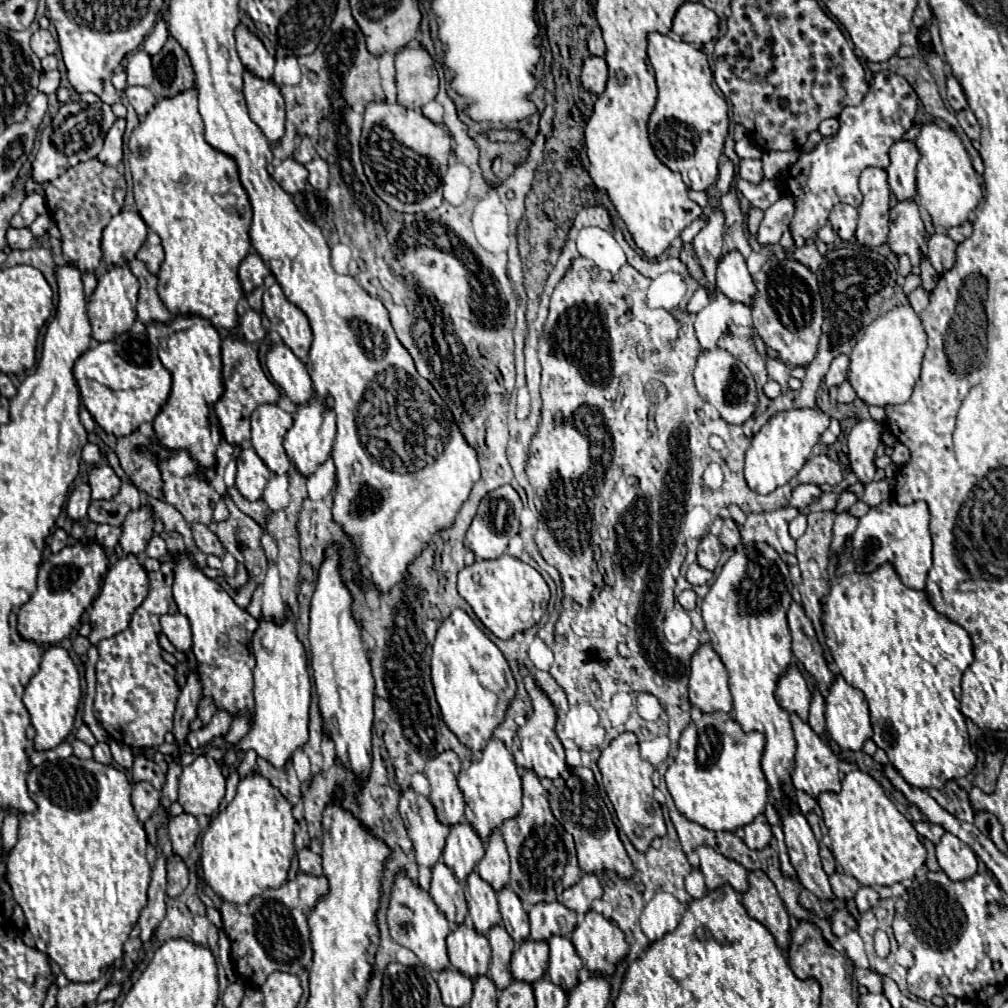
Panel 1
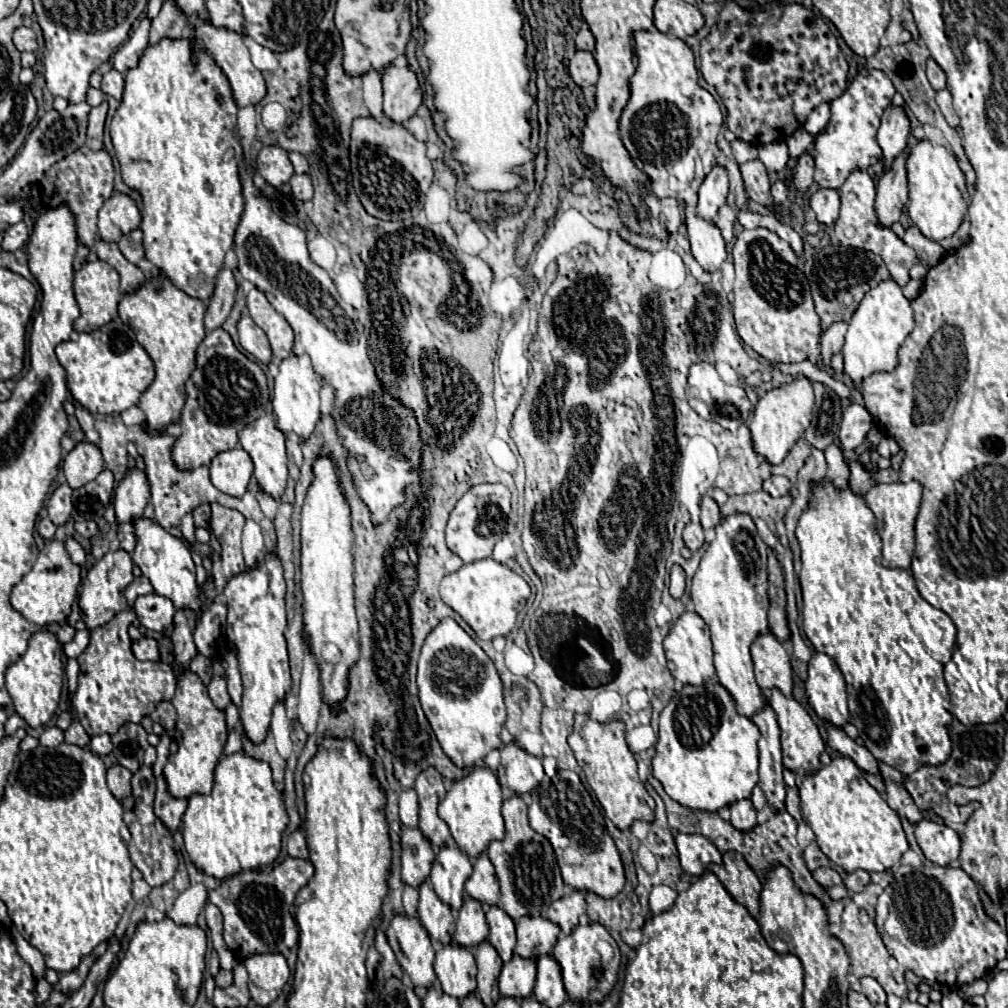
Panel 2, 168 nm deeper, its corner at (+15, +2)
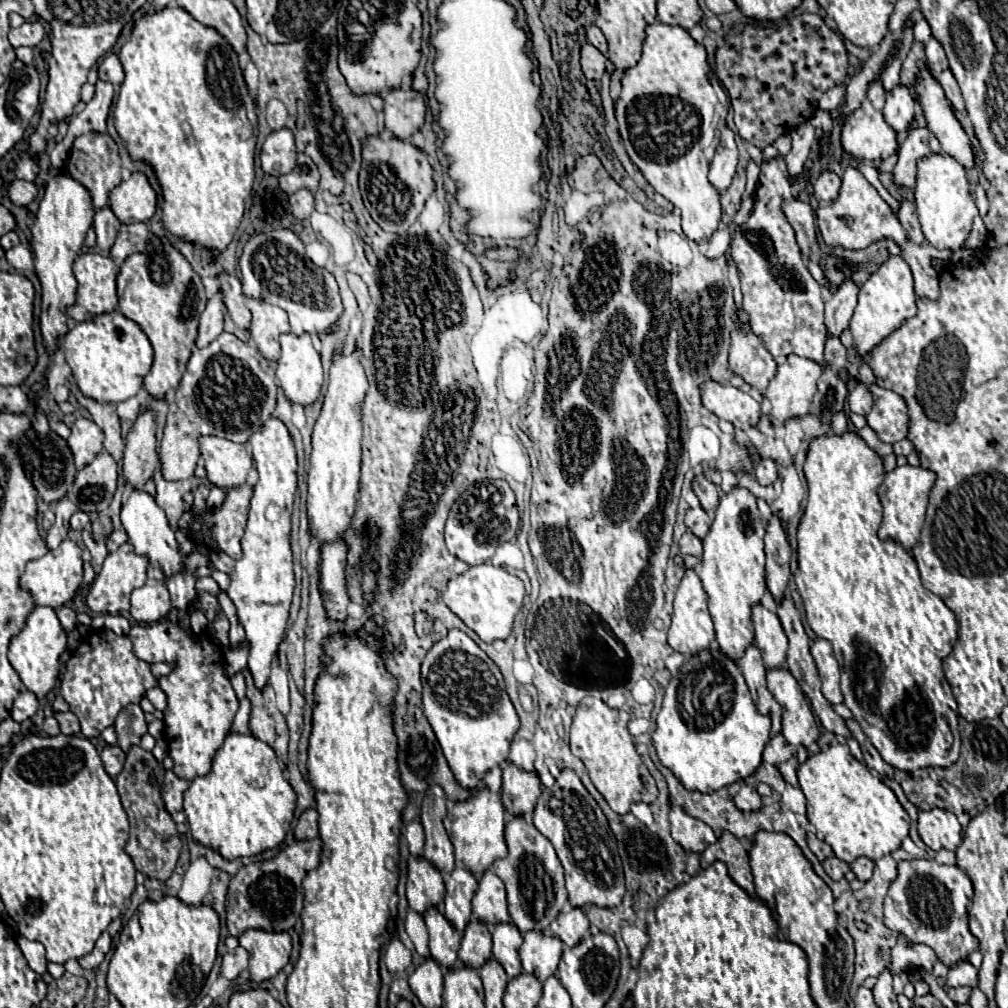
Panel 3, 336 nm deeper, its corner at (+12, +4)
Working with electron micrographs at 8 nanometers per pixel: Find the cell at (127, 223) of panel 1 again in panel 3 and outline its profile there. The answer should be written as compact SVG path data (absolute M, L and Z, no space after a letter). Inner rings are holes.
M134 173L128 181L122 181L118 187L112 189L108 205L120 219L120 223L142 223L156 213L156 193L152 191L148 179L142 173Z

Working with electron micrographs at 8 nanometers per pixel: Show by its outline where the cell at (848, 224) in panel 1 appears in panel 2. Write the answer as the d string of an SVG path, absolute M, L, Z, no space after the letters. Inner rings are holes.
M819 187L811 199L809 199L811 209L817 215L817 221L823 225L833 225L833 221L837 219L839 213L839 193L835 189L825 189Z

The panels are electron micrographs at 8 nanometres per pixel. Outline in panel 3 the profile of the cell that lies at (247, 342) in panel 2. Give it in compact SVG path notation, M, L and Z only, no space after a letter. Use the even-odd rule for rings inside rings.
M220 275L222 281L222 293L224 293L224 303L226 309L232 317L232 321L240 327L240 329L250 329L252 323L252 313L248 311L246 303L244 303L244 293L242 293L242 285L240 279L234 275Z

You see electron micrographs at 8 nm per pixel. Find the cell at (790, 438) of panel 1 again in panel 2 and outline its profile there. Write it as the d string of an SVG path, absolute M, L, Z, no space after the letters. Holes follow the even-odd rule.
M807 377L793 379L791 383L769 389L763 397L759 397L759 403L753 411L753 419L749 423L755 449L769 463L773 465L781 463L789 453L789 449L799 439L799 433L809 427L811 417L813 417L813 385Z

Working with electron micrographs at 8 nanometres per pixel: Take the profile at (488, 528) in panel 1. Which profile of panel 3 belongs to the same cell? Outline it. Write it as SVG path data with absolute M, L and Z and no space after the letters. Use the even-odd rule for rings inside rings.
M504 479L482 481L478 489L466 489L452 505L446 523L446 545L452 555L468 565L480 565L492 559L498 545L512 541L518 531L518 509L514 491Z

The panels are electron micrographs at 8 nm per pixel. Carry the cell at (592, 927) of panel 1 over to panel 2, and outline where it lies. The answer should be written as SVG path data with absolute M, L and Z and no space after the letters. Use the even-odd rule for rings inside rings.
M591 923L591 925L579 925L569 937L561 937L555 945L555 951L553 951L553 957L555 961L559 963L561 967L561 977L563 977L563 985L565 985L565 991L569 995L571 1001L577 1001L581 1005L593 1005L593 1003L601 1003L609 993L611 989L615 987L617 983L617 971L619 971L619 949L617 949L617 943L615 939L607 933L607 929L603 925L597 925L597 923ZM603 939L607 941L615 955L613 955L613 963L605 965L601 961L601 955L597 953L595 945L597 941Z

